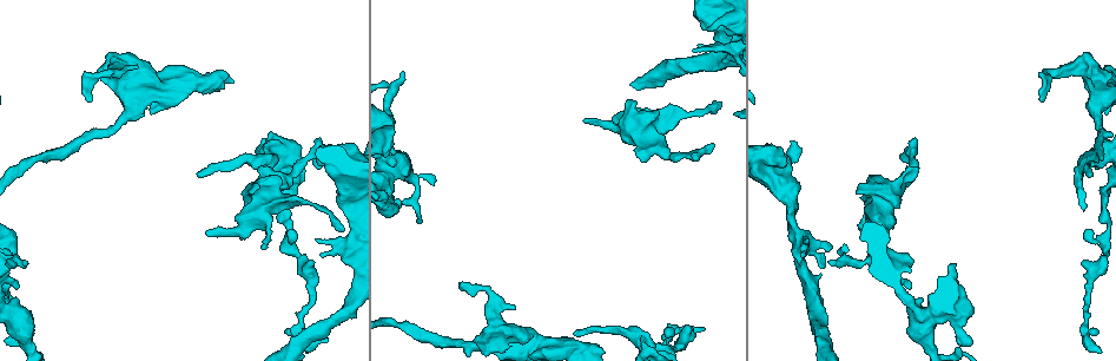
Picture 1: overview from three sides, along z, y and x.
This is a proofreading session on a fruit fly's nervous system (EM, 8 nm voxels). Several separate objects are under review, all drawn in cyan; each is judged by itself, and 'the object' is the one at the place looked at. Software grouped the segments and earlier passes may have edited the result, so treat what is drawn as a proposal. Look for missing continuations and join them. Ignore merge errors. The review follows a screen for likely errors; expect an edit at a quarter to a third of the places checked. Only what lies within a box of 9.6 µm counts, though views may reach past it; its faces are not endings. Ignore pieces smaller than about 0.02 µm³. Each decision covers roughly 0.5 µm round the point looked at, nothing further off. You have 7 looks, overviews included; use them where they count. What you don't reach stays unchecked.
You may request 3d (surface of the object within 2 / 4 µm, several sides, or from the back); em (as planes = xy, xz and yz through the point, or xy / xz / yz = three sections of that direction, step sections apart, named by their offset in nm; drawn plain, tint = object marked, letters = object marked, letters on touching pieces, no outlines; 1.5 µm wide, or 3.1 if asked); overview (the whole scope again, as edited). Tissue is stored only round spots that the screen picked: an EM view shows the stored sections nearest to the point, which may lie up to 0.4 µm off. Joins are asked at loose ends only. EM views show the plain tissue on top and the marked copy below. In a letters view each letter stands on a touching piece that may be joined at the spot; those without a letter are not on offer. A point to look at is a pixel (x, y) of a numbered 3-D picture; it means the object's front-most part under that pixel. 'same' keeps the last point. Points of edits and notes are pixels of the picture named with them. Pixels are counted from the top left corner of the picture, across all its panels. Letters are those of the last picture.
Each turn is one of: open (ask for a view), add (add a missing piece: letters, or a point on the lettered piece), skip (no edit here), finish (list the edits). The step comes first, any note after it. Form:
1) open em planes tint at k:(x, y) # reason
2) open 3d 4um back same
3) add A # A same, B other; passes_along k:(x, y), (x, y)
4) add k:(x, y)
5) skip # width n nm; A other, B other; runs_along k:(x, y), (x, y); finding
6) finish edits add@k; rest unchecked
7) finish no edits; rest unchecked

open 3d 2um at 1:(711, 143) # an open end

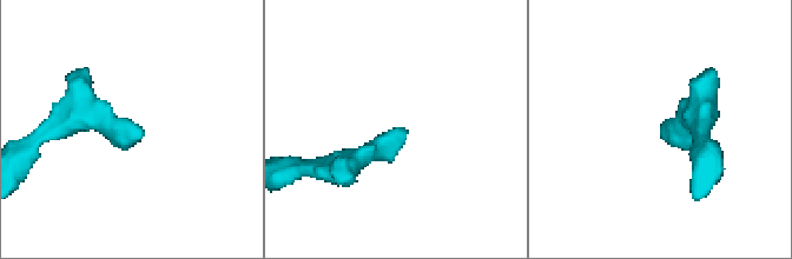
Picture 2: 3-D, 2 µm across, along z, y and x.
open em yz step 8 letters at 2:(135, 137) # need the tissue

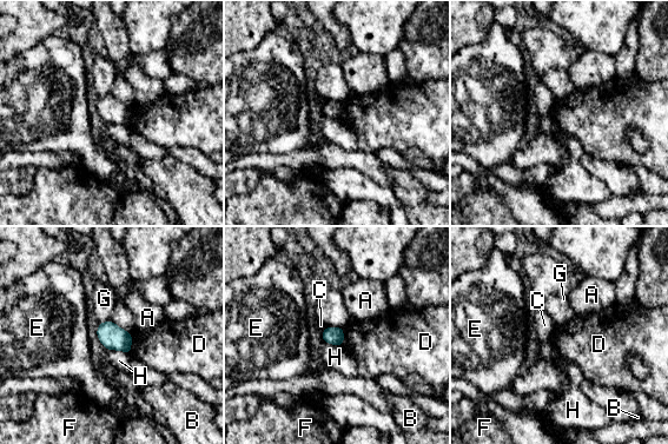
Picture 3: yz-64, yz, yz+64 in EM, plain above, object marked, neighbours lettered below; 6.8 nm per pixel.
open em planes letters same

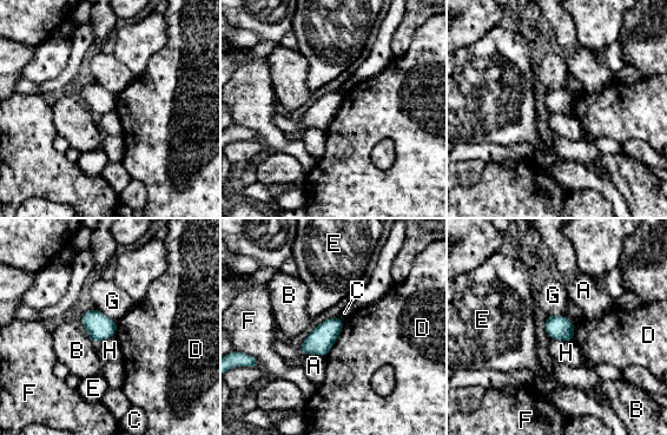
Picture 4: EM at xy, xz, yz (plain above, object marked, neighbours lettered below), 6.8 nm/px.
skip # width 160 nm; A other, B other, C other, D other, E other, F other, G other, H other; border 4:(550, 337), (570, 342); no lettered piece goes on from it

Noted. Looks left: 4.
open em planes letters at 1:(207, 234) # free end

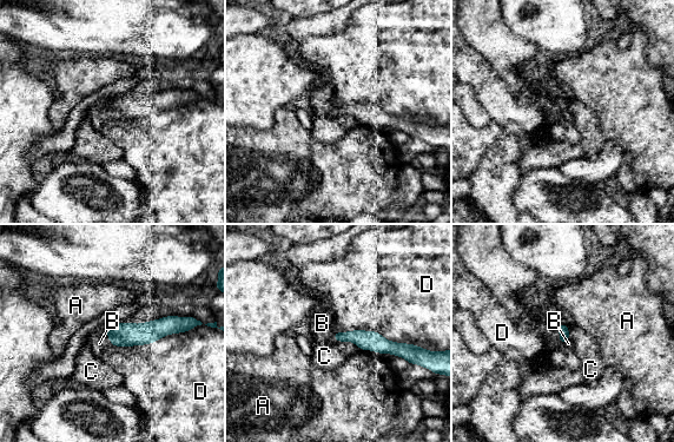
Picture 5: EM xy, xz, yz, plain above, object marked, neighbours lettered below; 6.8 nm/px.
add B # A other, B same, C other, D other; passes_along 5:(124, 334), (110, 340), (99, 343); it goes on there

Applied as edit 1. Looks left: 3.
finish edits add@5; rest unchecked

